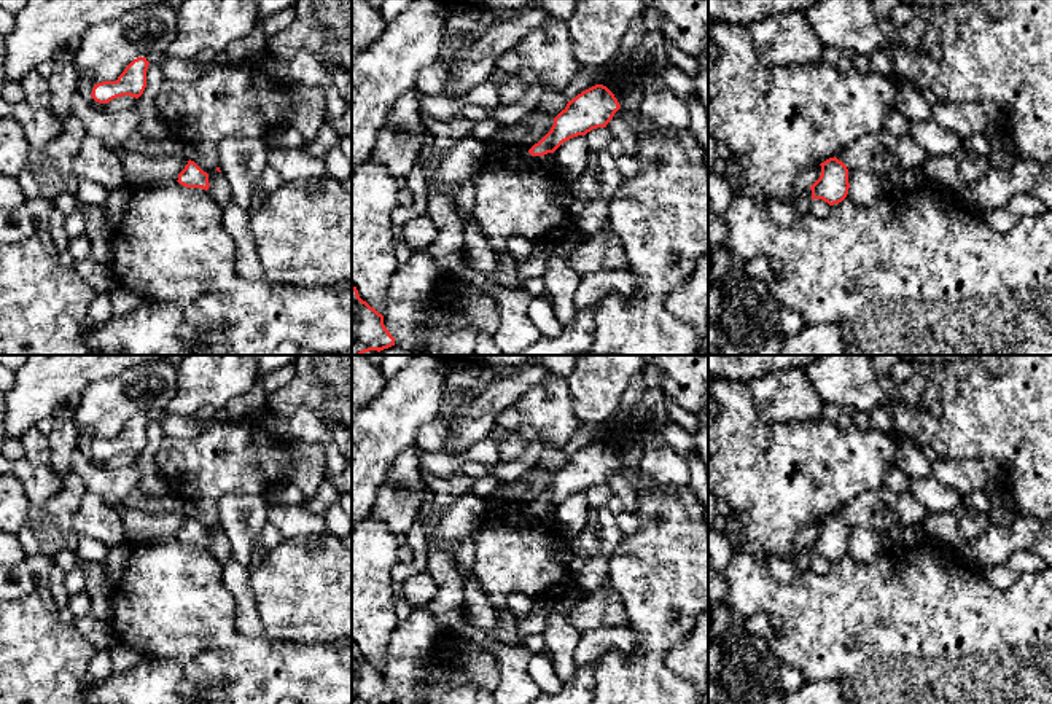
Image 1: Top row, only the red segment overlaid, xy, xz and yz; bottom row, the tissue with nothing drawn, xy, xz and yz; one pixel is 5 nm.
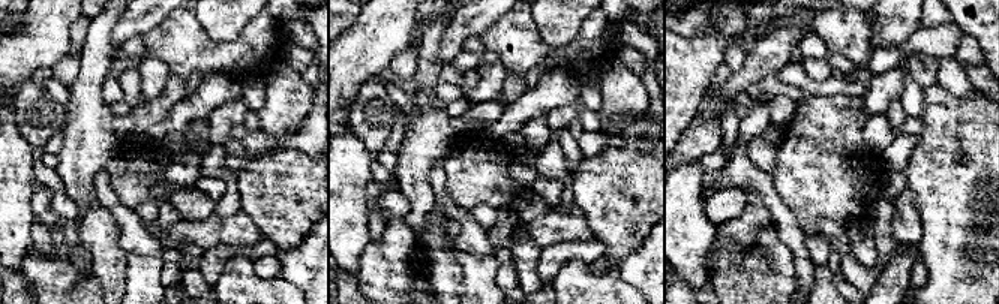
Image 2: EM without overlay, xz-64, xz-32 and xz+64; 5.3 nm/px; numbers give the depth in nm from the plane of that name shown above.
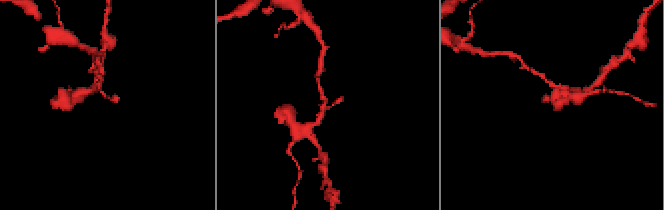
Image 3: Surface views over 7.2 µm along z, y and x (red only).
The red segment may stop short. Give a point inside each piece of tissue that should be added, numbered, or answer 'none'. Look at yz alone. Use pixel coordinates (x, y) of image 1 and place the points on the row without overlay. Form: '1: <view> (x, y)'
none

